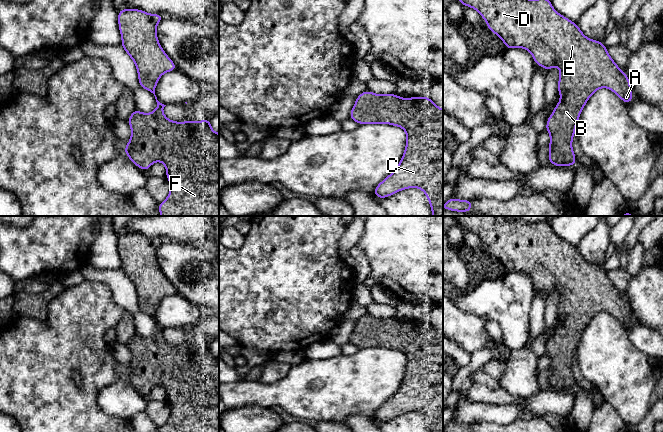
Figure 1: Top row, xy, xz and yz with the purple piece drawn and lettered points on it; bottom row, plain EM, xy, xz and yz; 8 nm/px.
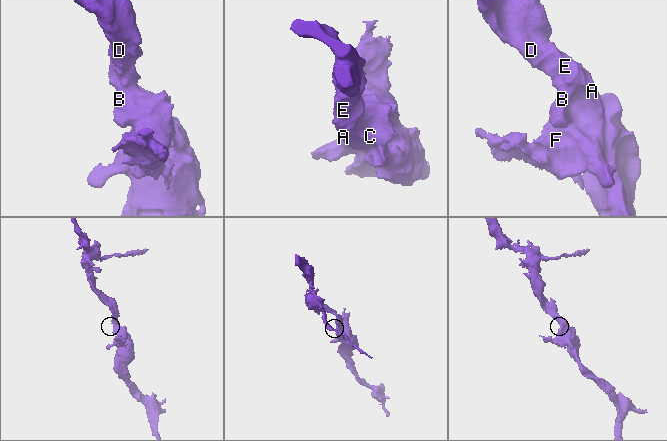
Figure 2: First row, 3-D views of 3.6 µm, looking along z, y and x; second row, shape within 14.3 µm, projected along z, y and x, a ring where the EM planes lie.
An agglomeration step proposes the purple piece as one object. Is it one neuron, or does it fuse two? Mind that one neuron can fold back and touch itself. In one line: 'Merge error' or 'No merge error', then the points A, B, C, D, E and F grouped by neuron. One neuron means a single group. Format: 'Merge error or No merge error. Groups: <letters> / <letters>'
No merge error. Groups: A B C D E F

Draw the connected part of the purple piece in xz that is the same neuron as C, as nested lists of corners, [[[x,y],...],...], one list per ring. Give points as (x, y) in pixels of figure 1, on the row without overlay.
[[[365,314],[356,321],[349,342],[359,349],[389,348],[403,352],[406,356],[403,380],[397,392],[375,411],[374,420],[382,424],[408,412],[419,412],[426,418],[431,432],[443,432],[443,333],[427,320],[401,322],[395,317],[375,318]]]

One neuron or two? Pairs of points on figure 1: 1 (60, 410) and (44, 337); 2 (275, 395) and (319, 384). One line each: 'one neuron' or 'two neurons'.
1: one neuron
2: one neuron

